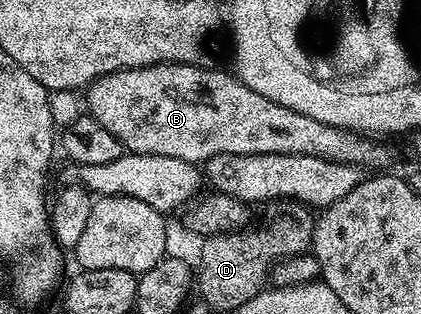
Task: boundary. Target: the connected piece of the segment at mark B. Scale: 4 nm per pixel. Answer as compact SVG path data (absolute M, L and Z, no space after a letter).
M155 63L149 67L131 67L125 71L115 71L96 79L87 88L88 107L87 114L93 115L118 141L133 155L157 155L158 157L178 157L178 161L195 163L197 165L207 164L209 159L219 155L269 155L270 153L286 153L287 155L305 155L306 157L322 157L326 161L338 161L346 165L354 165L361 169L376 167L372 169L388 169L392 163L392 151L384 143L379 143L379 138L369 137L359 131L348 131L344 127L326 125L322 121L314 121L314 117L306 117L306 113L298 113L294 109L286 109L286 105L278 105L278 101L270 101L262 97L262 93L254 93L244 82L236 78L235 74L224 71L207 71L204 65L195 63Z

